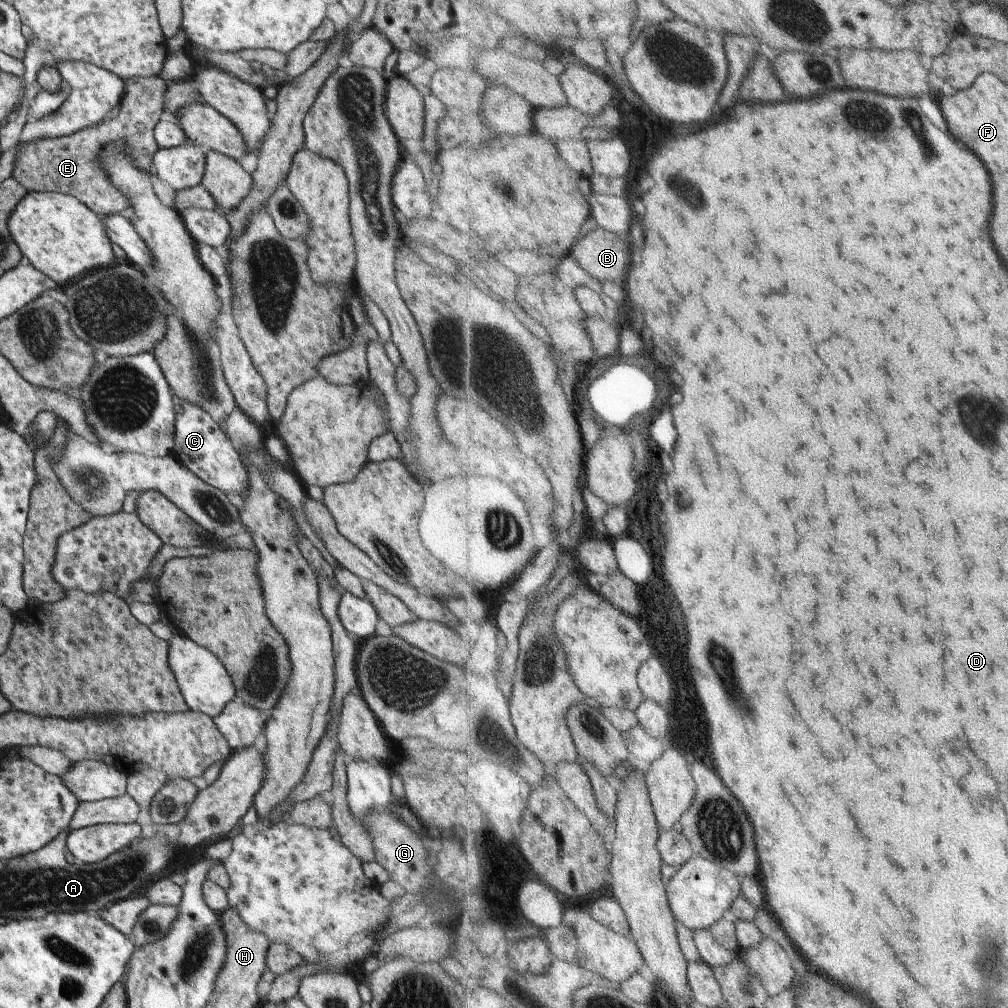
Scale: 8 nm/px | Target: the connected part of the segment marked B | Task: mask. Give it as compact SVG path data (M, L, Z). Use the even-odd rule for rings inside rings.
M596 225L586 230L575 244L571 256L581 268L601 282L606 280L623 282L631 266L629 242Z

